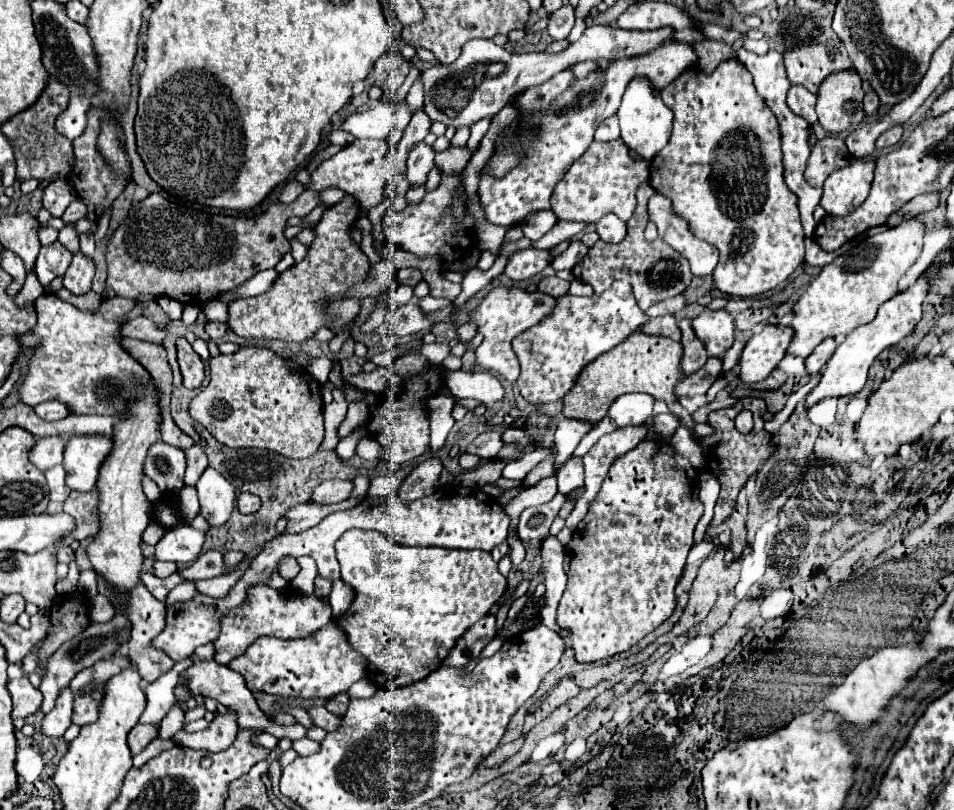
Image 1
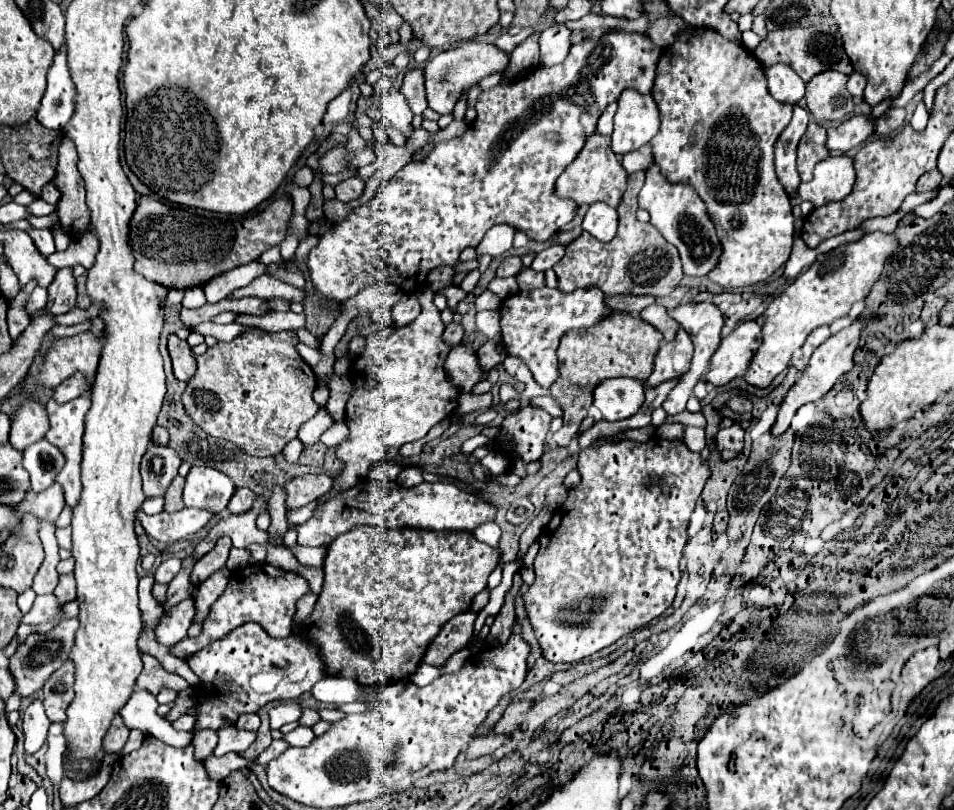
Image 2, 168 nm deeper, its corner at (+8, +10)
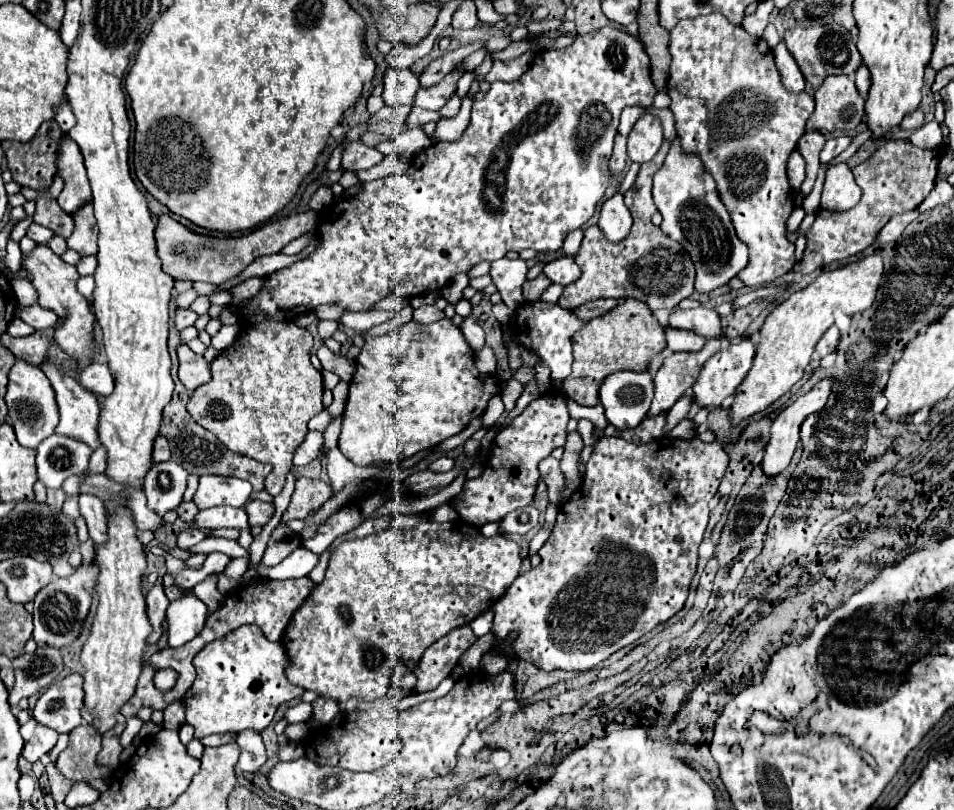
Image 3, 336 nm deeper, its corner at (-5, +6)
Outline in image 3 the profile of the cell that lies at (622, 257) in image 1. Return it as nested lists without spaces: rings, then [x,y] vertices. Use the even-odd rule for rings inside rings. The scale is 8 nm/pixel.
[[[664,138],[659,152],[653,156],[653,160],[641,166],[635,184],[625,192],[625,204],[633,216],[633,228],[625,240],[611,244],[605,240],[603,232],[597,226],[585,230],[583,244],[575,254],[575,262],[581,268],[581,278],[565,286],[557,302],[559,306],[575,310],[585,302],[599,298],[635,298],[645,302],[651,310],[673,310],[683,298],[689,298],[693,294],[695,268],[687,250],[681,248],[675,240],[667,238],[661,228],[651,222],[651,216],[657,212],[651,196],[653,176],[663,166],[669,147],[670,141]]]

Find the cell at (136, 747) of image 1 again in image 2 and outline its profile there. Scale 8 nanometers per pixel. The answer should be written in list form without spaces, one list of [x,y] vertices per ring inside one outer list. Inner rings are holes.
[[[116,716],[116,718],[112,720],[112,724],[110,724],[110,728],[108,728],[106,736],[104,736],[102,750],[104,750],[106,754],[120,752],[120,750],[122,750],[122,746],[126,744],[126,740],[128,740],[128,732],[130,732],[130,730],[128,730],[128,728],[124,728],[122,718],[120,718],[120,716]]]

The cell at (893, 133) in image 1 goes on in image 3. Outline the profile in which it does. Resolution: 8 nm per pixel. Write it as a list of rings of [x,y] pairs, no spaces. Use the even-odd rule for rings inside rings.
[[[915,110],[915,112],[907,114],[907,116],[903,118],[903,122],[899,124],[901,130],[917,130],[917,128],[921,128],[921,126],[923,126],[923,112],[921,112],[921,110]]]

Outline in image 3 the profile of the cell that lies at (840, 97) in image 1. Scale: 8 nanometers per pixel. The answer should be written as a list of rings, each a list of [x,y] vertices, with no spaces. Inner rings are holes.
[[[827,76],[815,92],[815,112],[807,120],[807,130],[855,130],[865,116],[863,106],[865,100],[859,96],[853,76]]]

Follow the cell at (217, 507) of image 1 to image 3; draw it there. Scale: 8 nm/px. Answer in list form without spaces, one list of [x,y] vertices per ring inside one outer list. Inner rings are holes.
[[[207,474],[199,478],[199,490],[193,496],[193,502],[199,510],[213,508],[213,506],[233,506],[243,508],[249,500],[253,488],[247,484],[247,480],[229,478],[229,476],[215,476]]]

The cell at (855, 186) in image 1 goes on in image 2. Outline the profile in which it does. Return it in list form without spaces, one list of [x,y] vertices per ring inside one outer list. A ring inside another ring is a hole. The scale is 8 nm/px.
[[[836,156],[824,158],[814,168],[814,178],[806,184],[800,184],[796,190],[796,198],[790,196],[794,204],[804,200],[812,202],[814,206],[824,206],[828,202],[836,202],[846,198],[854,186],[854,166],[852,158]]]

